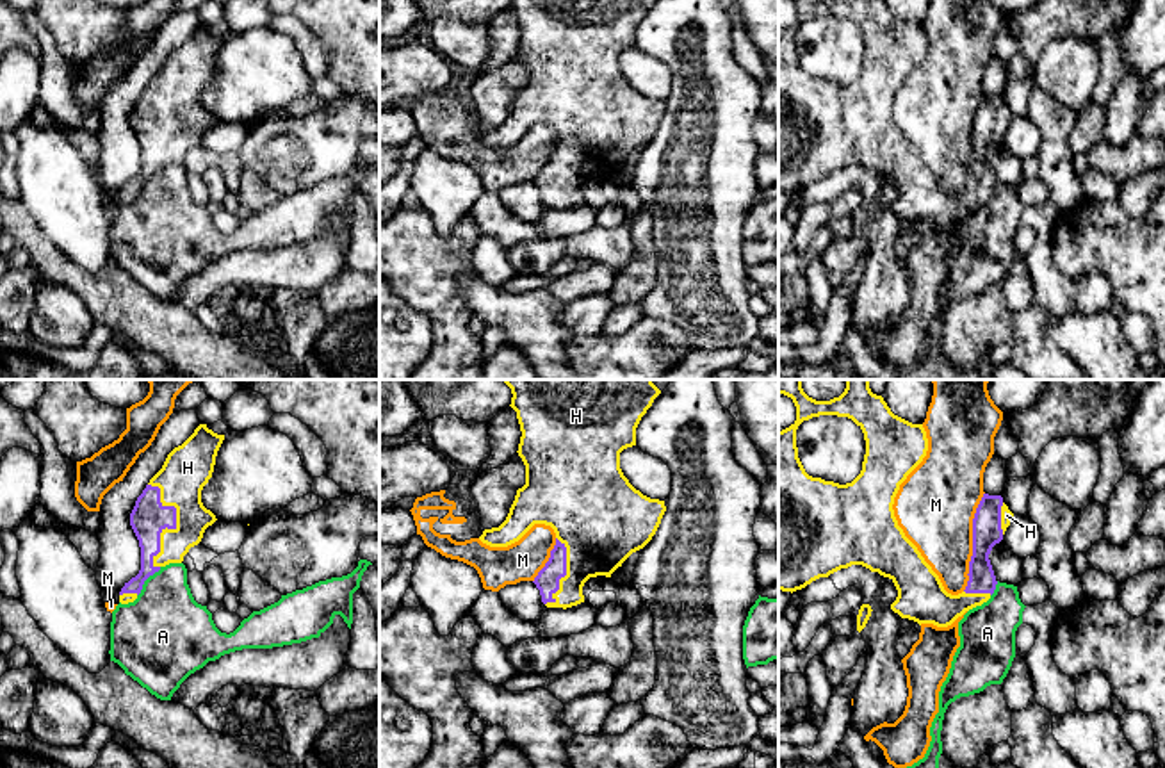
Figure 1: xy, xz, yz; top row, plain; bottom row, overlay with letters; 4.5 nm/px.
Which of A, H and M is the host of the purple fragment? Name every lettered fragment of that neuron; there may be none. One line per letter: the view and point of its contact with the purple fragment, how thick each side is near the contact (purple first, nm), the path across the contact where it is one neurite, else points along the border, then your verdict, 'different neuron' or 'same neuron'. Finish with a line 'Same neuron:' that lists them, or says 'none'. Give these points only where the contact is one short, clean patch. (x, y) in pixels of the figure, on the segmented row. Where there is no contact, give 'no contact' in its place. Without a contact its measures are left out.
A: xy (145, 580) | 140/400 nm | along xy (161, 567), (145, 581), (138, 596) | different neuron
H: xy (175, 522) | 160/220 nm | same neuron
M: yz (973, 542) | 130/360 nm | different neuron
Same neuron: H

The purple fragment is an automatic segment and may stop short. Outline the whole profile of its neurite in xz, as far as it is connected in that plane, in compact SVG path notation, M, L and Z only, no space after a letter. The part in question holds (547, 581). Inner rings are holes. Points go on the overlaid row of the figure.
M502 380L511 388L511 408L520 424L518 456L525 465L525 485L517 490L506 520L485 529L479 540L490 547L518 542L534 524L550 526L556 545L534 577L547 608L572 608L584 602L582 586L590 577L611 574L656 535L666 511L664 501L636 490L620 469L620 453L636 445L636 428L661 390L652 380Z

